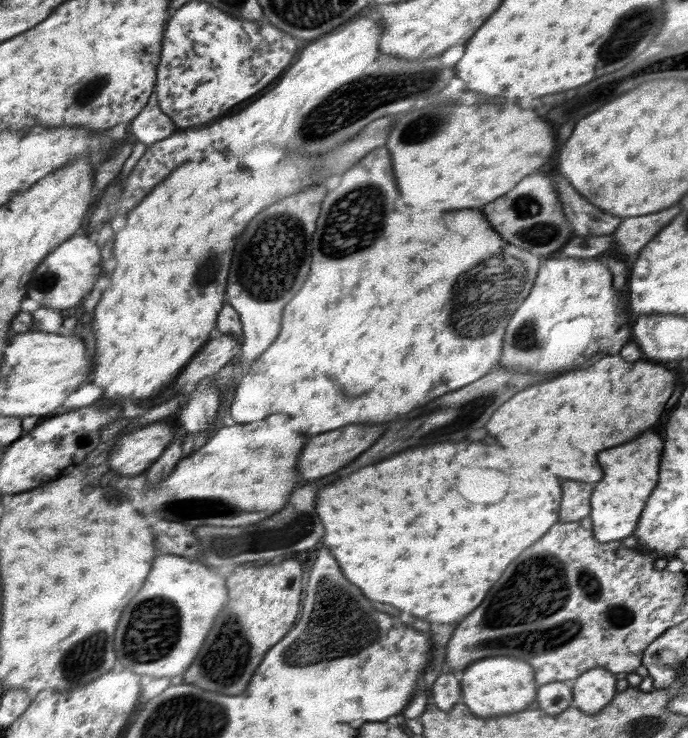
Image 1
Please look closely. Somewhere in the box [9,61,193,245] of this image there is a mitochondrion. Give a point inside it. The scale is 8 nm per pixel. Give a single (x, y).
(93, 87)

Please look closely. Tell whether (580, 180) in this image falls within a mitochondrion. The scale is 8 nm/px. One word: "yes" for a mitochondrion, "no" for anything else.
no

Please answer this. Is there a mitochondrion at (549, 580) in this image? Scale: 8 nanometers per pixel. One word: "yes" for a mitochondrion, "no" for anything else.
yes

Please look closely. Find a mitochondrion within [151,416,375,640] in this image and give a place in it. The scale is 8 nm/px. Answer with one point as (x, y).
(300, 526)

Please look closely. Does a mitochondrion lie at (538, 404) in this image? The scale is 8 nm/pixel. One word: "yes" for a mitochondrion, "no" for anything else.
no

